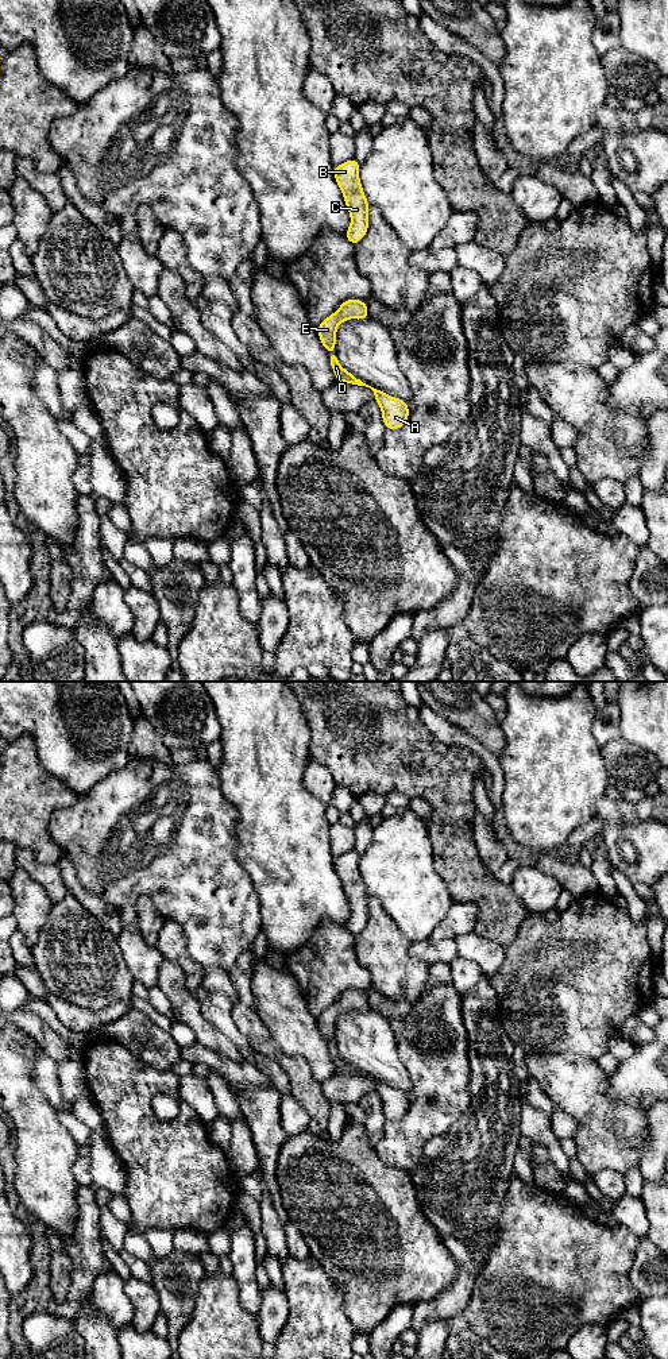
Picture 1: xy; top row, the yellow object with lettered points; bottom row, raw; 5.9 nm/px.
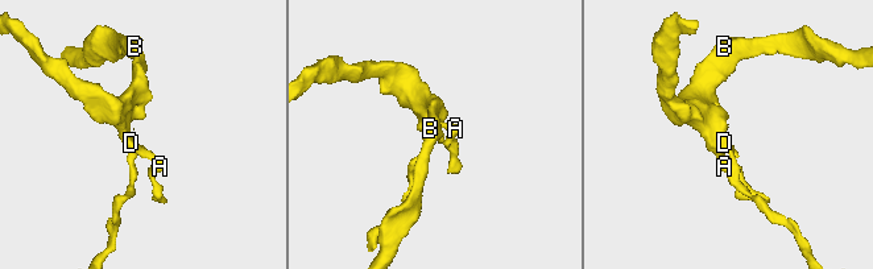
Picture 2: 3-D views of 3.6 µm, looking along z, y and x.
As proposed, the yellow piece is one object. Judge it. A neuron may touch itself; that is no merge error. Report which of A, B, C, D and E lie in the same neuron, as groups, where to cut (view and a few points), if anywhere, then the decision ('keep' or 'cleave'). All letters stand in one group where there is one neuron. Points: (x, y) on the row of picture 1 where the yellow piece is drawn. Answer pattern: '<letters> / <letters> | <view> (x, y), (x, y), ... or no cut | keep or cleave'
A B C E / D | xy (348, 373), (346, 382) | cleave

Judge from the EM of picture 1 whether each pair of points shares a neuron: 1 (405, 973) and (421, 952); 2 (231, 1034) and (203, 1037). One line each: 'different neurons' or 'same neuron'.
1: different neurons
2: different neurons

